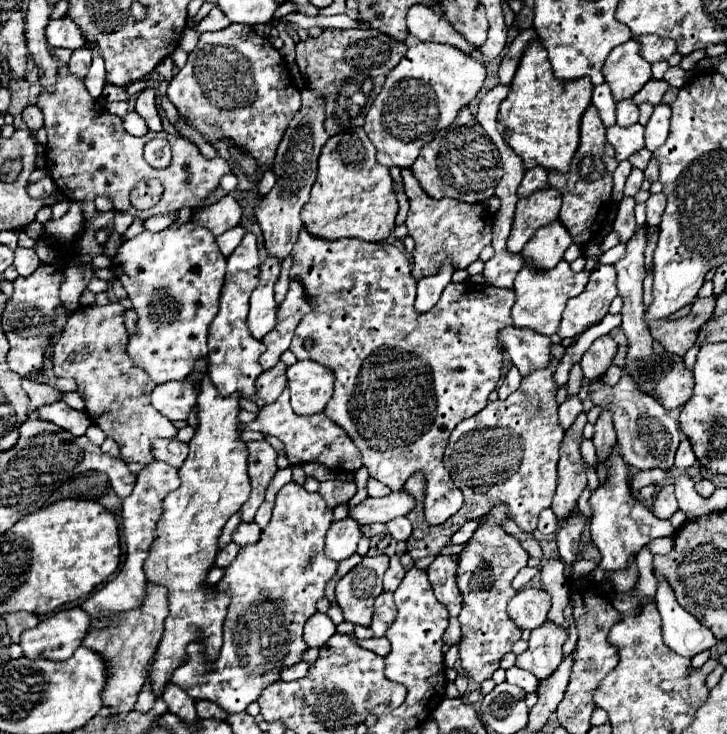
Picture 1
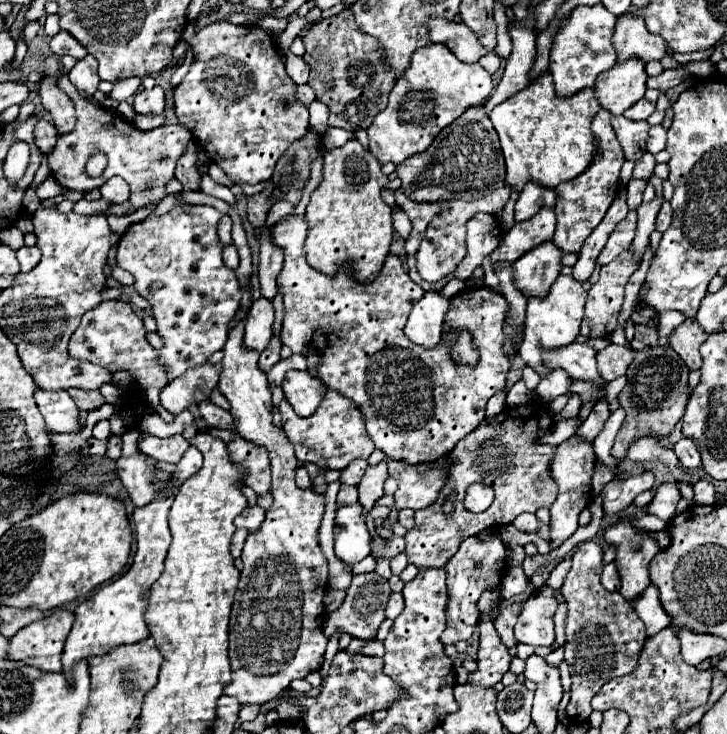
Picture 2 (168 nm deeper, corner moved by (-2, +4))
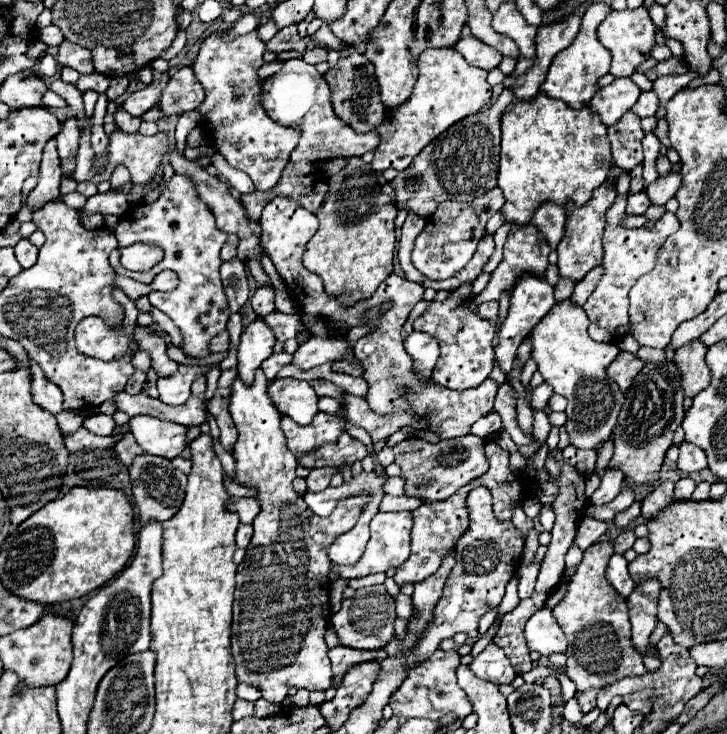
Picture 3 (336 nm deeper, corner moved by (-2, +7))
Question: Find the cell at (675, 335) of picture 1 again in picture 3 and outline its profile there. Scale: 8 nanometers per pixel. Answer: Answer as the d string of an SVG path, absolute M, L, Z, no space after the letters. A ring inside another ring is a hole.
M695 340L675 352L675 364L681 372L681 386L687 398L695 398L711 382L711 370L705 364L707 348Z

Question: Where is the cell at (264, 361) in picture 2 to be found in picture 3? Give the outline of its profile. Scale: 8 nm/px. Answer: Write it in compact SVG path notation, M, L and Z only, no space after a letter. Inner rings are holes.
M271 354L271 356L261 364L261 368L263 368L267 380L275 380L277 372L279 372L283 366L291 364L291 362L293 362L293 354Z

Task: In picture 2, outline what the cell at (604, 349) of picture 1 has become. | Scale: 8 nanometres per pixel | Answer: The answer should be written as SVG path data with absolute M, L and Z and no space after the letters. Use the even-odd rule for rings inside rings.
M609 343L605 349L597 351L597 365L603 379L613 381L619 375L625 375L627 367L631 365L631 349Z

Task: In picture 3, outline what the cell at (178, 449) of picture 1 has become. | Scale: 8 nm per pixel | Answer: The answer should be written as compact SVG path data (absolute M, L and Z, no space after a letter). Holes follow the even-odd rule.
M133 416L129 422L129 430L135 436L137 444L147 452L163 458L177 458L187 448L185 432L187 428L165 422L153 416Z

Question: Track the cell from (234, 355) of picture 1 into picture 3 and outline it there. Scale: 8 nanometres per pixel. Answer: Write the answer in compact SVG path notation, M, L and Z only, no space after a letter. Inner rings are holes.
M263 370L255 374L255 382L247 388L243 382L233 382L233 396L231 396L231 416L237 426L237 442L233 446L235 458L235 476L233 482L253 488L257 492L257 500L261 504L261 512L253 520L253 540L247 546L247 554L237 568L237 588L235 588L235 602L233 602L233 636L231 648L233 658L237 664L237 680L247 682L263 692L263 698L269 702L283 702L287 698L289 688L305 688L313 690L329 690L333 686L331 664L327 656L327 644L323 640L327 622L329 622L329 570L331 562L327 560L327 548L333 544L337 536L351 530L361 516L369 496L353 494L345 496L337 502L331 516L321 518L307 508L303 496L293 490L297 458L287 448L287 440L281 430L281 414L273 408L269 394L267 394L267 378Z

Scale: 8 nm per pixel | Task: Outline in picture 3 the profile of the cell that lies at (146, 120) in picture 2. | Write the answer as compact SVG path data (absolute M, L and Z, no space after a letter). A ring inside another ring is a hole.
M181 68L167 82L159 106L169 116L169 114L183 114L195 110L201 106L203 100L205 100L205 90L195 80L193 70Z

